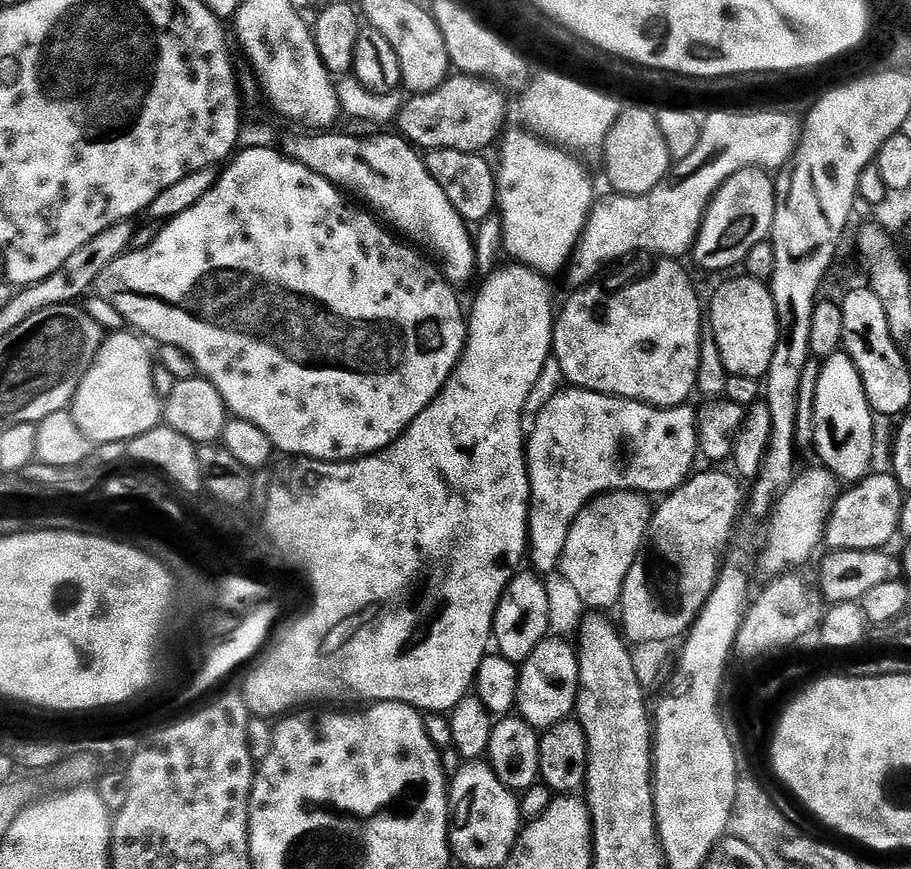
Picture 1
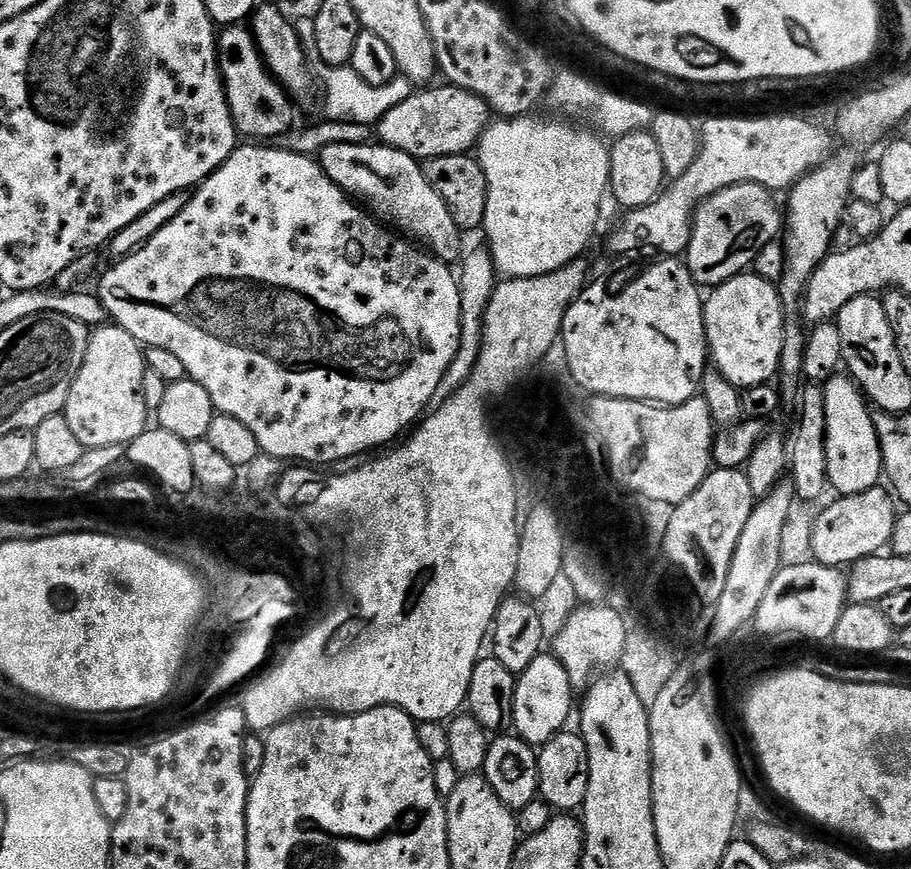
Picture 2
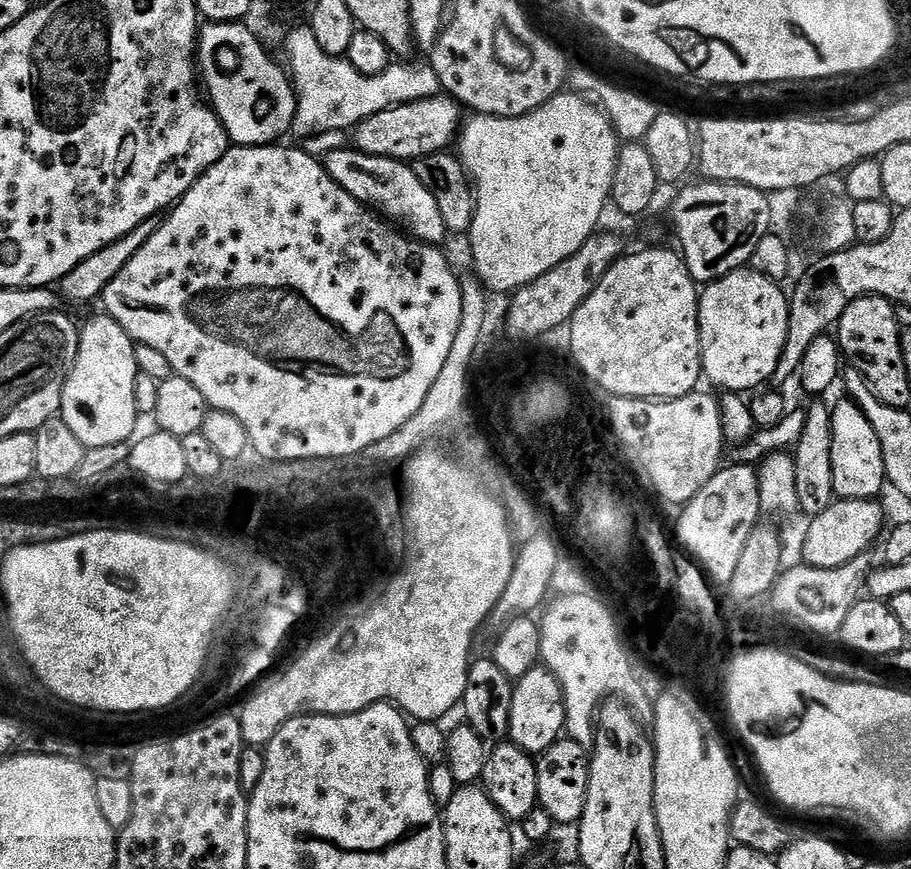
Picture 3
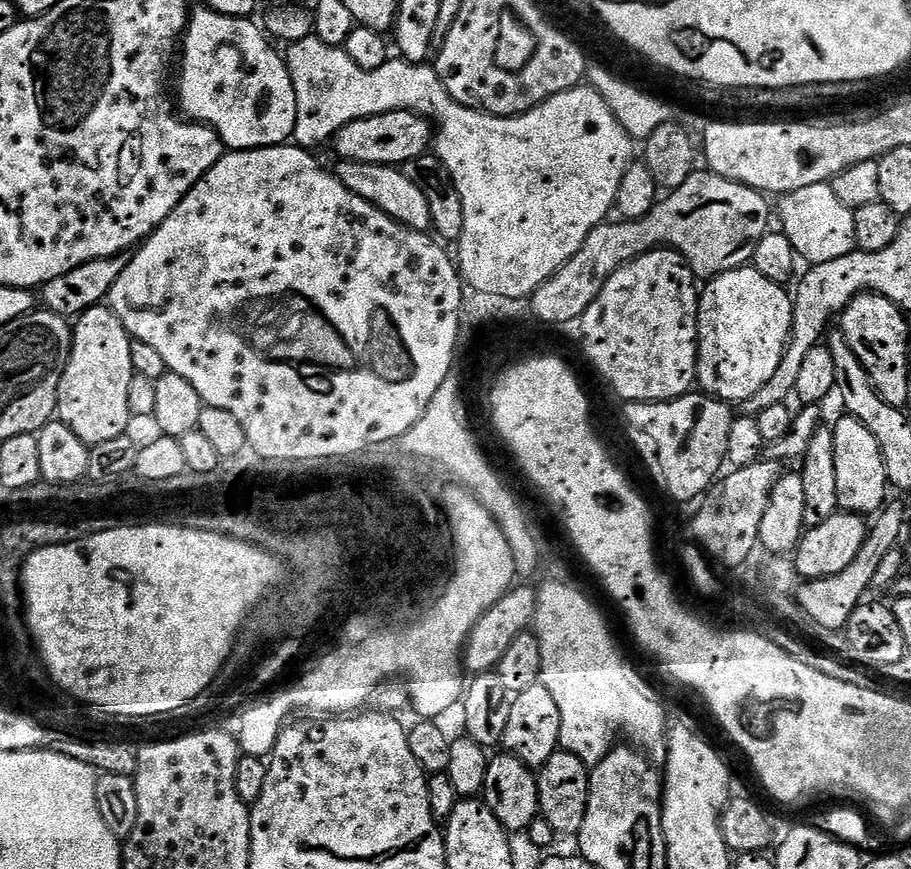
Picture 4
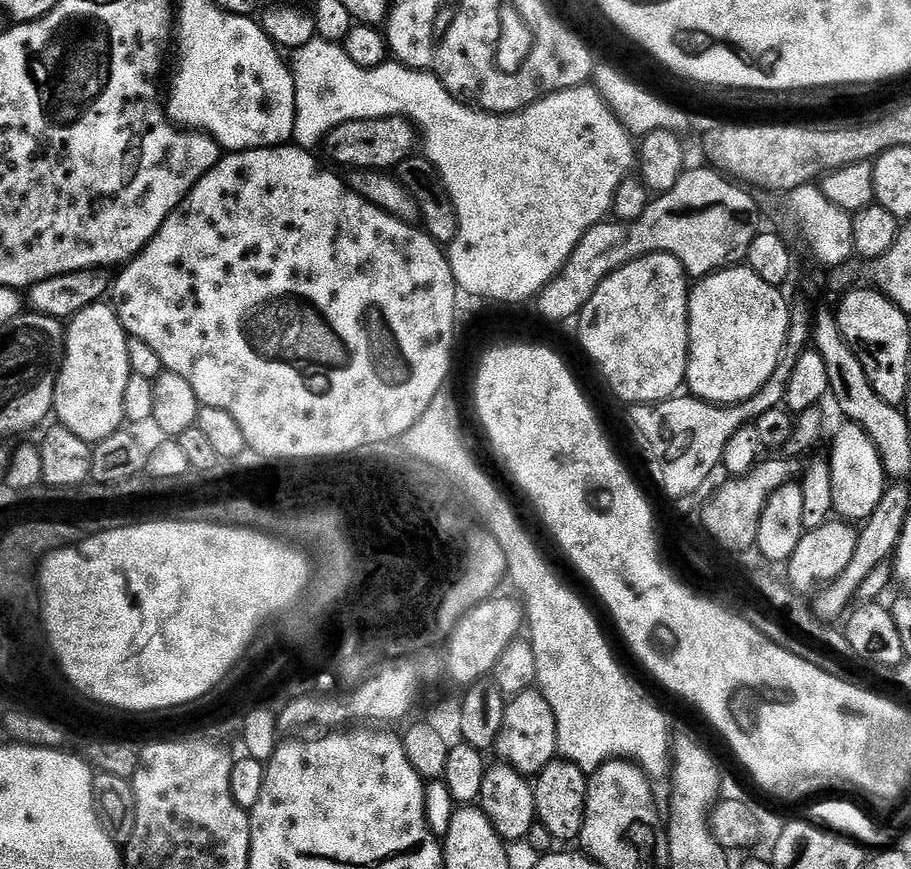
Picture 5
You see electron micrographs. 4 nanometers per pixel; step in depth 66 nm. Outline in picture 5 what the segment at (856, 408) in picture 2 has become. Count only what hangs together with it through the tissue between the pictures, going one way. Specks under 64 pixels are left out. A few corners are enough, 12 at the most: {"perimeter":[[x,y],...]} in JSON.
{"perimeter":[[856,424],[832,444],[833,513],[853,525],[886,487],[874,442]]}

